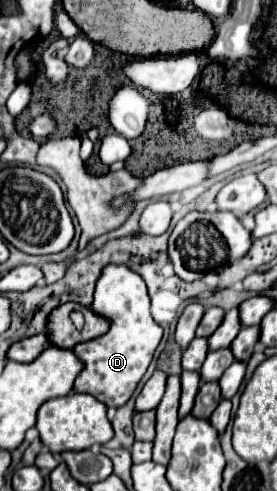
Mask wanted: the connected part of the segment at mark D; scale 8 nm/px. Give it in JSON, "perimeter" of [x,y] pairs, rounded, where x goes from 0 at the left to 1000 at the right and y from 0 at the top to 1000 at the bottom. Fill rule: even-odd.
{"perimeter":[[[386,540],[350,572],[343,609],[329,629],[394,654],[394,674],[329,695],[264,707],[271,723],[307,739],[307,752],[271,772],[278,800],[321,800],[386,829],[444,829],[509,768],[523,764],[567,703],[581,699],[588,670],[552,654],[538,637],[538,601],[523,572],[480,556],[458,540]]]}

